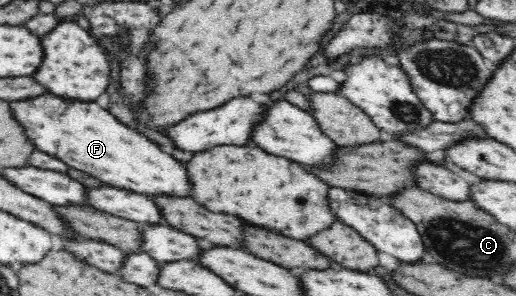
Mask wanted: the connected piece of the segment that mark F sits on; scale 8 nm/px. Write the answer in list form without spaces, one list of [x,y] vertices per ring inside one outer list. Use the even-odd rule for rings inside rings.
[[[44,94],[40,98],[16,102],[16,118],[20,118],[24,126],[28,126],[28,134],[32,134],[32,140],[40,150],[64,160],[72,168],[78,168],[108,182],[110,186],[136,190],[140,194],[172,192],[170,196],[178,198],[186,198],[192,192],[192,180],[184,162],[180,162],[172,154],[162,152],[160,146],[154,144],[150,138],[124,126],[108,110],[100,108],[94,102],[88,104],[70,100],[68,104],[66,98]],[[84,116],[88,126],[80,126],[80,130],[76,132],[72,118],[80,118],[82,122]]]

